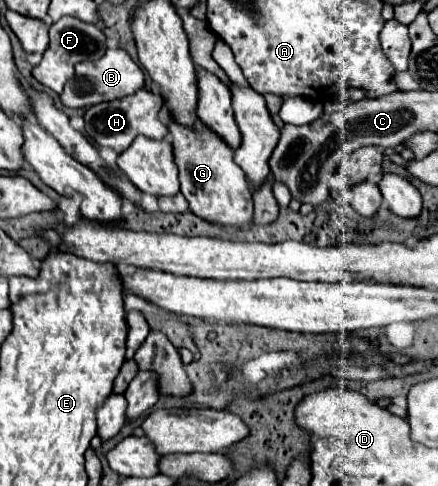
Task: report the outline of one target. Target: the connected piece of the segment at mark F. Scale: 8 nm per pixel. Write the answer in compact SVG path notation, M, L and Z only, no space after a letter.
M61 18L57 22L53 22L49 26L49 46L43 54L43 60L39 66L35 66L31 70L33 78L37 82L41 82L43 86L51 88L53 92L61 94L63 90L63 84L73 78L73 66L77 62L83 62L83 60L95 60L95 58L101 58L105 54L105 34L93 26L93 24L85 24L77 18Z

